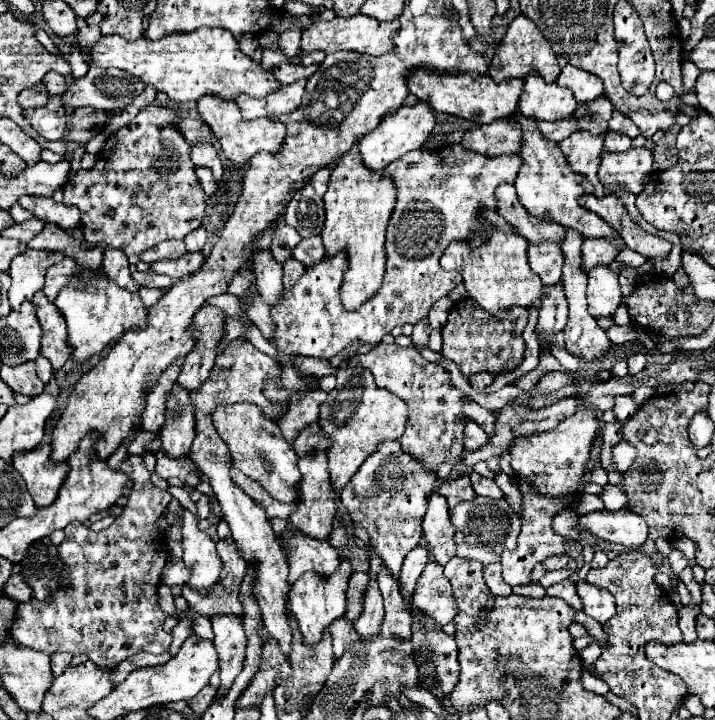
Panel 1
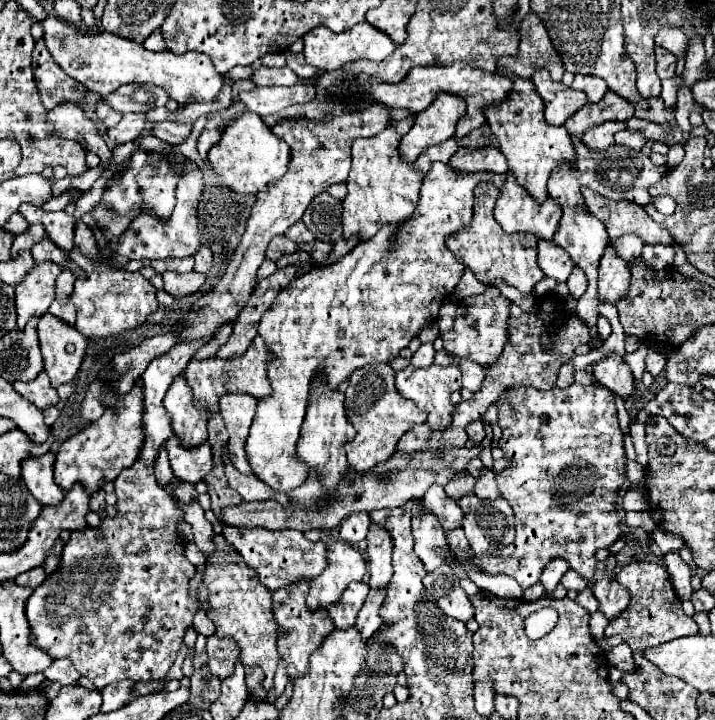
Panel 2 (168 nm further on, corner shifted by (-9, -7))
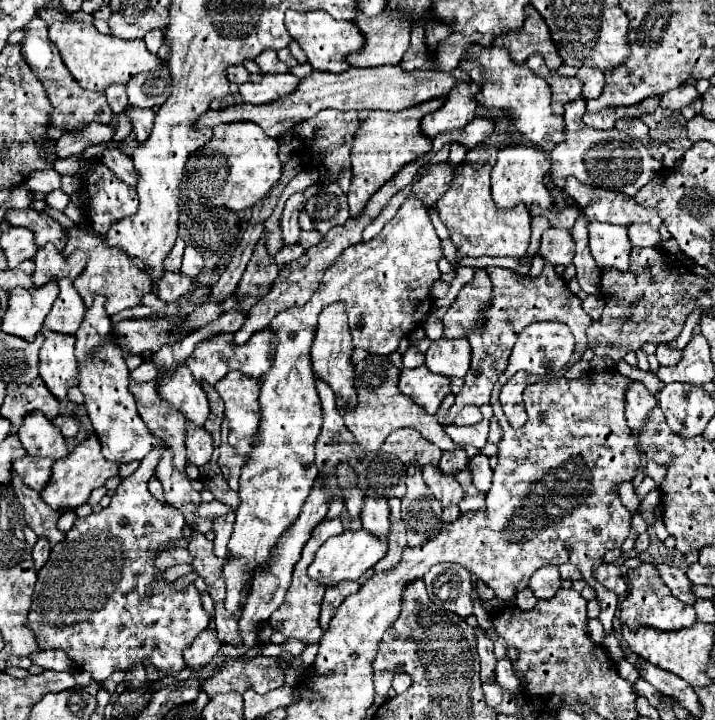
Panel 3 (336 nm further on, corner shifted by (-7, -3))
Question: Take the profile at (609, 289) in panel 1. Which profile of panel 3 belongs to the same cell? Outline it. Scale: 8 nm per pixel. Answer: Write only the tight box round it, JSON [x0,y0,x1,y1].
[589,220,629,268]

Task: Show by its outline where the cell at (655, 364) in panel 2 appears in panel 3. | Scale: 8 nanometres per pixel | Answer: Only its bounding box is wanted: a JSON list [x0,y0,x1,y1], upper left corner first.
[655,344,681,366]

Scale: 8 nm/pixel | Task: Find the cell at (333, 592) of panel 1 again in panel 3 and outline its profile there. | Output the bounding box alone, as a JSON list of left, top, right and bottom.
[309,528,387,586]

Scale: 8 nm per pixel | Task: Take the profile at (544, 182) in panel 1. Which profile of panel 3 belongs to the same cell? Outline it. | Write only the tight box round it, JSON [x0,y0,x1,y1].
[461,46,563,152]

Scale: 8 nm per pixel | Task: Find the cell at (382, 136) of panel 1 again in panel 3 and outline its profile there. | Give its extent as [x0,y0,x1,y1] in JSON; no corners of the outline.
[421,82,479,138]

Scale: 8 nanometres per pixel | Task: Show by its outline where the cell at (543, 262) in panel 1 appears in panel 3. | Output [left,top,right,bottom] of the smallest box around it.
[539,228,575,266]

